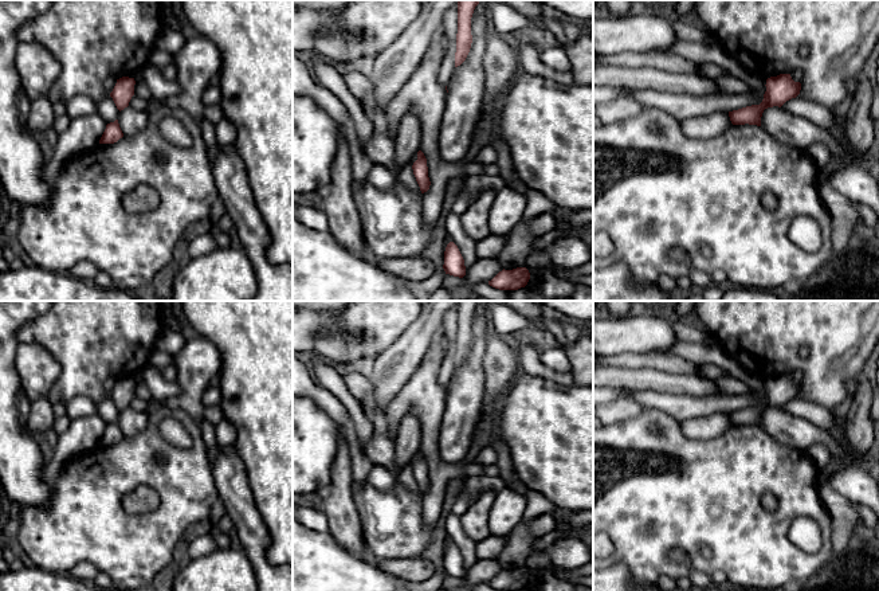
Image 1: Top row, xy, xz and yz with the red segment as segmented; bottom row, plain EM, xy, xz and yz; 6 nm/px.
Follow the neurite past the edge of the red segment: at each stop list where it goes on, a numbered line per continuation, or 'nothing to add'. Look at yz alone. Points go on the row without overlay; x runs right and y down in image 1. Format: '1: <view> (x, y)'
nothing to add

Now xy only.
nothing to add

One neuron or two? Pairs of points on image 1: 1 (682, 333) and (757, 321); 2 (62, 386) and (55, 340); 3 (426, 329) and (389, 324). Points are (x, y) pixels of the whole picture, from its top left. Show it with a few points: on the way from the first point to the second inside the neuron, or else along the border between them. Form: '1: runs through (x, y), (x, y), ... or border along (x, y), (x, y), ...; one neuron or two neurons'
1: border along (706, 332), (710, 337); two neurons
2: runs through (67, 375), (66, 351); one neuron
3: border along (420, 314), (387, 349); two neurons

